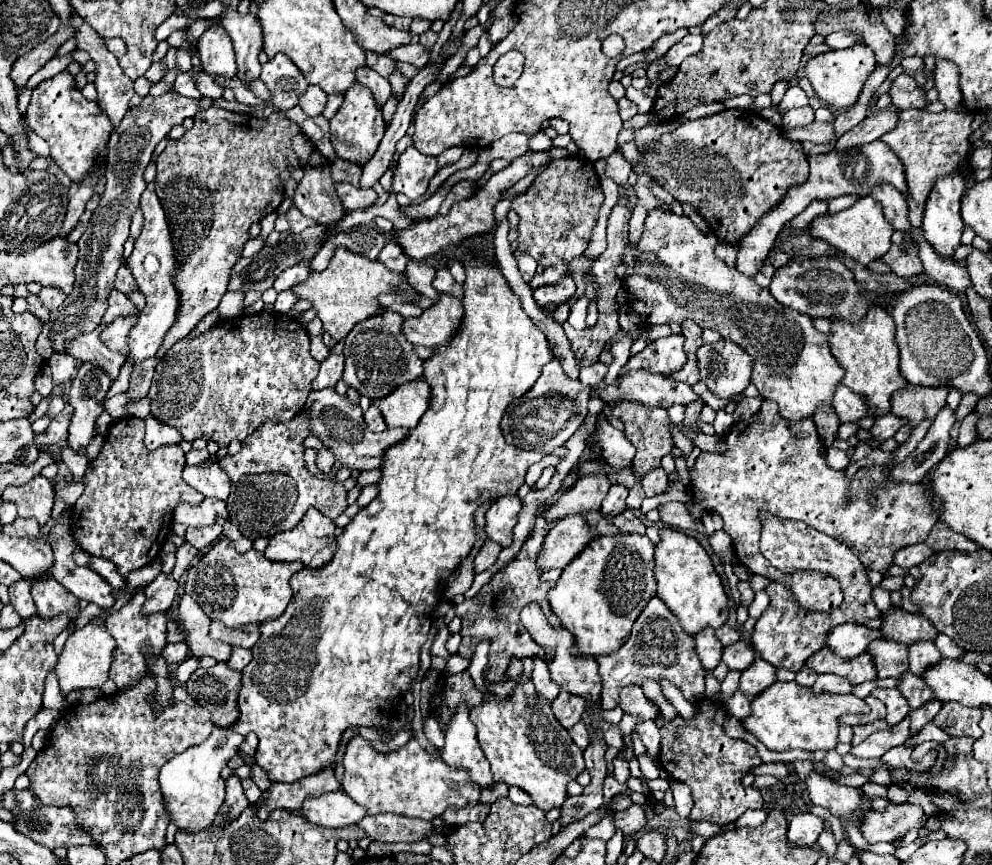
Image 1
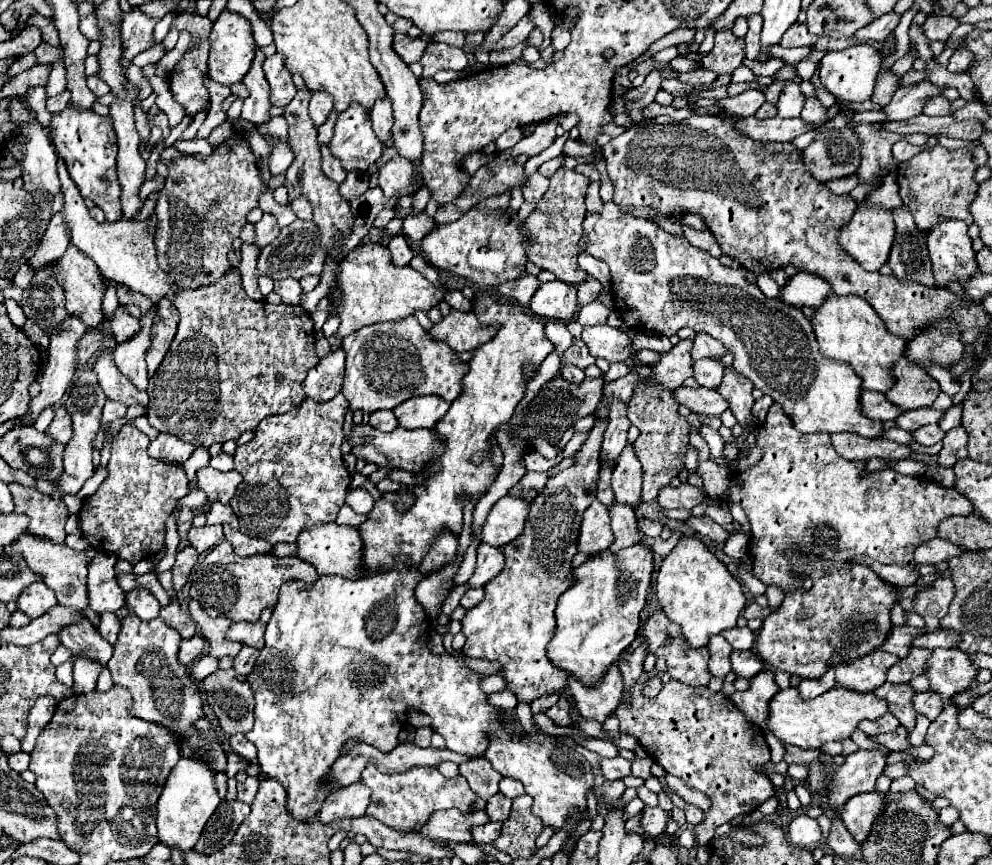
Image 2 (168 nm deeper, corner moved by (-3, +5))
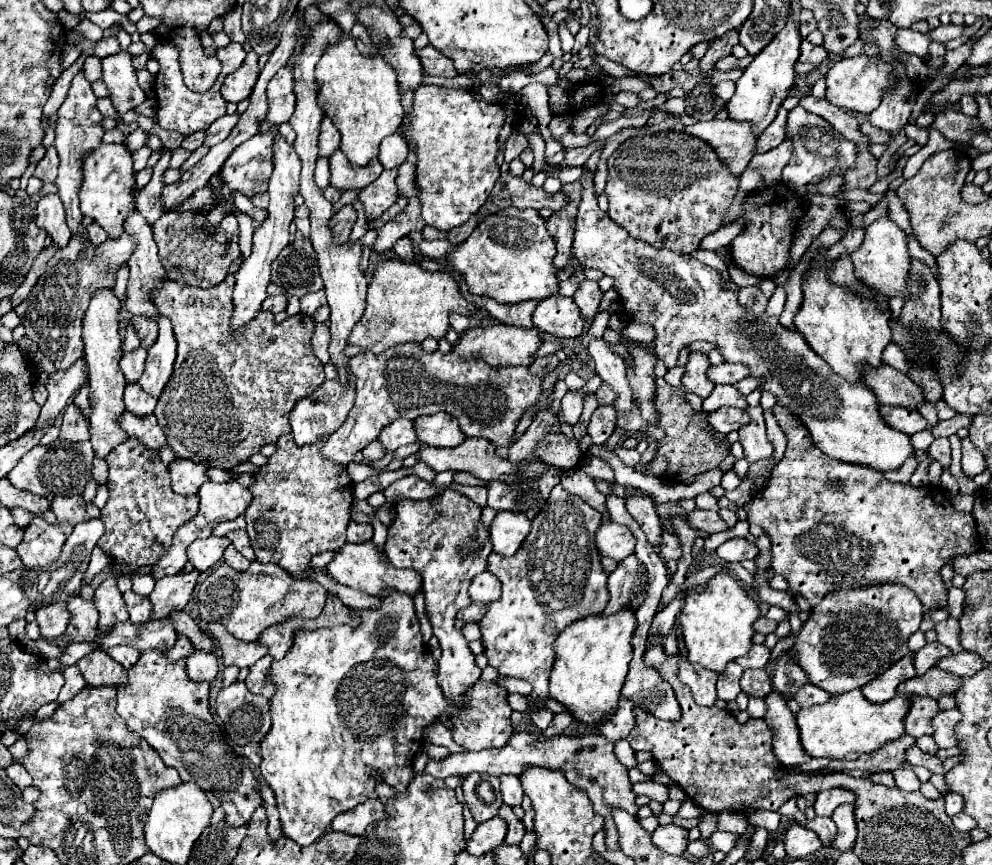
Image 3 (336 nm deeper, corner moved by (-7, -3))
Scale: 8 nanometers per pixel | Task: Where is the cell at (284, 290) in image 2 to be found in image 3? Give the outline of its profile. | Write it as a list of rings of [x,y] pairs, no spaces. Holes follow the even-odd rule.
[[[278,294],[278,296],[266,298],[264,304],[262,304],[262,308],[264,308],[264,310],[272,310],[274,314],[278,314],[278,312],[286,310],[286,304],[288,304],[288,296],[286,296],[286,294]]]

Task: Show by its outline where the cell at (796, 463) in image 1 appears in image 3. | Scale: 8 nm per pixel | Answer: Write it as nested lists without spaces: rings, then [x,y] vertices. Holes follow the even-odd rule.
[[[778,404],[774,406],[774,416],[778,420],[778,426],[782,428],[782,432],[786,434],[786,440],[788,440],[788,446],[786,446],[786,452],[784,452],[784,458],[772,468],[770,472],[770,478],[768,478],[768,484],[764,488],[760,488],[752,500],[748,500],[744,504],[744,510],[748,514],[748,522],[750,524],[758,524],[764,528],[764,532],[768,534],[770,542],[772,542],[772,570],[774,574],[780,574],[788,580],[788,586],[790,586],[790,596],[802,596],[810,602],[810,606],[816,606],[824,594],[836,590],[836,588],[844,588],[844,586],[872,586],[872,584],[902,584],[906,588],[910,588],[918,598],[920,602],[926,606],[926,608],[942,608],[946,606],[946,586],[940,578],[940,568],[956,554],[972,554],[976,552],[976,544],[972,544],[972,536],[976,536],[976,524],[972,520],[972,516],[968,512],[958,512],[952,502],[950,502],[950,494],[946,490],[938,490],[934,486],[912,486],[912,484],[900,484],[900,482],[890,482],[884,478],[882,472],[874,470],[874,468],[866,468],[866,466],[860,466],[860,464],[848,464],[848,462],[842,462],[842,460],[834,460],[830,456],[826,456],[824,452],[820,452],[810,436],[808,436],[808,430],[800,424],[800,420],[796,420],[796,416],[792,416],[792,412],[788,412],[786,408],[780,408]]]

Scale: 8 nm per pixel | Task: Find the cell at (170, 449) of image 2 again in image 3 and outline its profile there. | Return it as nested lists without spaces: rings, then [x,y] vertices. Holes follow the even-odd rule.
[[[176,458],[174,462],[170,462],[168,472],[172,480],[172,490],[178,494],[196,494],[200,484],[208,480],[204,464],[196,464],[184,458]]]

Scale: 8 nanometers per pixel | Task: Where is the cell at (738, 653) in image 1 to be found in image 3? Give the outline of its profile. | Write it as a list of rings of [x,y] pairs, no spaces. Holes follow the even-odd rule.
[[[754,668],[744,670],[740,686],[748,696],[756,696],[756,698],[764,698],[768,692],[772,692],[770,674],[764,668],[762,670],[754,670]]]

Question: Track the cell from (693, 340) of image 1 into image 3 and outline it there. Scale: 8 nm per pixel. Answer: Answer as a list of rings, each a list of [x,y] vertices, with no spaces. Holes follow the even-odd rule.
[[[722,362],[718,366],[708,368],[708,378],[714,384],[734,384],[734,382],[746,378],[746,376],[748,376],[748,368],[744,368],[744,364]]]

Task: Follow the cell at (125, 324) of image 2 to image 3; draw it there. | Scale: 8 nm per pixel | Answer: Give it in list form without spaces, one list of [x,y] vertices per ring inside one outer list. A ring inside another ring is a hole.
[[[138,346],[132,352],[124,352],[124,356],[120,360],[120,368],[128,382],[140,378],[140,372],[144,370],[144,362],[146,362],[146,348]]]

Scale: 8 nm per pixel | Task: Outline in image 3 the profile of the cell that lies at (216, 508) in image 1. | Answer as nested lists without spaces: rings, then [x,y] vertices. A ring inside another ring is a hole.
[[[232,530],[232,532],[228,532],[226,536],[232,540],[234,548],[236,548],[242,556],[246,556],[248,560],[254,560],[254,552],[252,552],[252,548],[250,548],[248,534],[246,534],[244,530]]]

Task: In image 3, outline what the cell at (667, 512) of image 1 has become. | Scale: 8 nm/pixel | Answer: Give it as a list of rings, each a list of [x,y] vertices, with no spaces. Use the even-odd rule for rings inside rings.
[[[732,538],[718,546],[718,556],[726,562],[740,562],[740,560],[752,560],[758,554],[758,548],[750,544],[746,538]]]

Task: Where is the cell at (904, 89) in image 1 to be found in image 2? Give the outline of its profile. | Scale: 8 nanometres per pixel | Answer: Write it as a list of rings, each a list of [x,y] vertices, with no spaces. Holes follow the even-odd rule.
[[[936,96],[936,98],[930,98],[924,106],[924,114],[926,116],[946,116],[946,114],[952,114],[950,110],[950,102],[944,98],[944,96]]]

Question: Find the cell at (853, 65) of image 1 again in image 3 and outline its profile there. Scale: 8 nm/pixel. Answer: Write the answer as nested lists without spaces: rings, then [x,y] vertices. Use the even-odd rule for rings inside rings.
[[[854,56],[854,58],[844,58],[840,62],[836,62],[828,74],[826,74],[826,100],[852,110],[852,112],[862,112],[862,114],[870,114],[878,104],[880,104],[880,96],[882,96],[882,88],[888,86],[892,74],[890,74],[890,66],[884,64],[880,58],[876,56]]]

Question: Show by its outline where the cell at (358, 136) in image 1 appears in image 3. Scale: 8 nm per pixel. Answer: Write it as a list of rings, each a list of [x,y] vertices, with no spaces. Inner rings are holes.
[[[340,148],[330,156],[330,172],[332,172],[330,184],[340,190],[366,188],[382,174],[382,170],[384,168],[378,158],[374,158],[366,166],[358,166],[358,164],[352,164]]]

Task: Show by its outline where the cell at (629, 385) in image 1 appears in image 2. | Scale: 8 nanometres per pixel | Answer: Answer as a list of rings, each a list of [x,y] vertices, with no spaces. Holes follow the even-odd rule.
[[[680,386],[678,390],[674,390],[674,396],[680,404],[686,404],[696,414],[720,416],[728,408],[728,402],[716,390],[708,390],[708,388],[684,388],[684,386]]]

